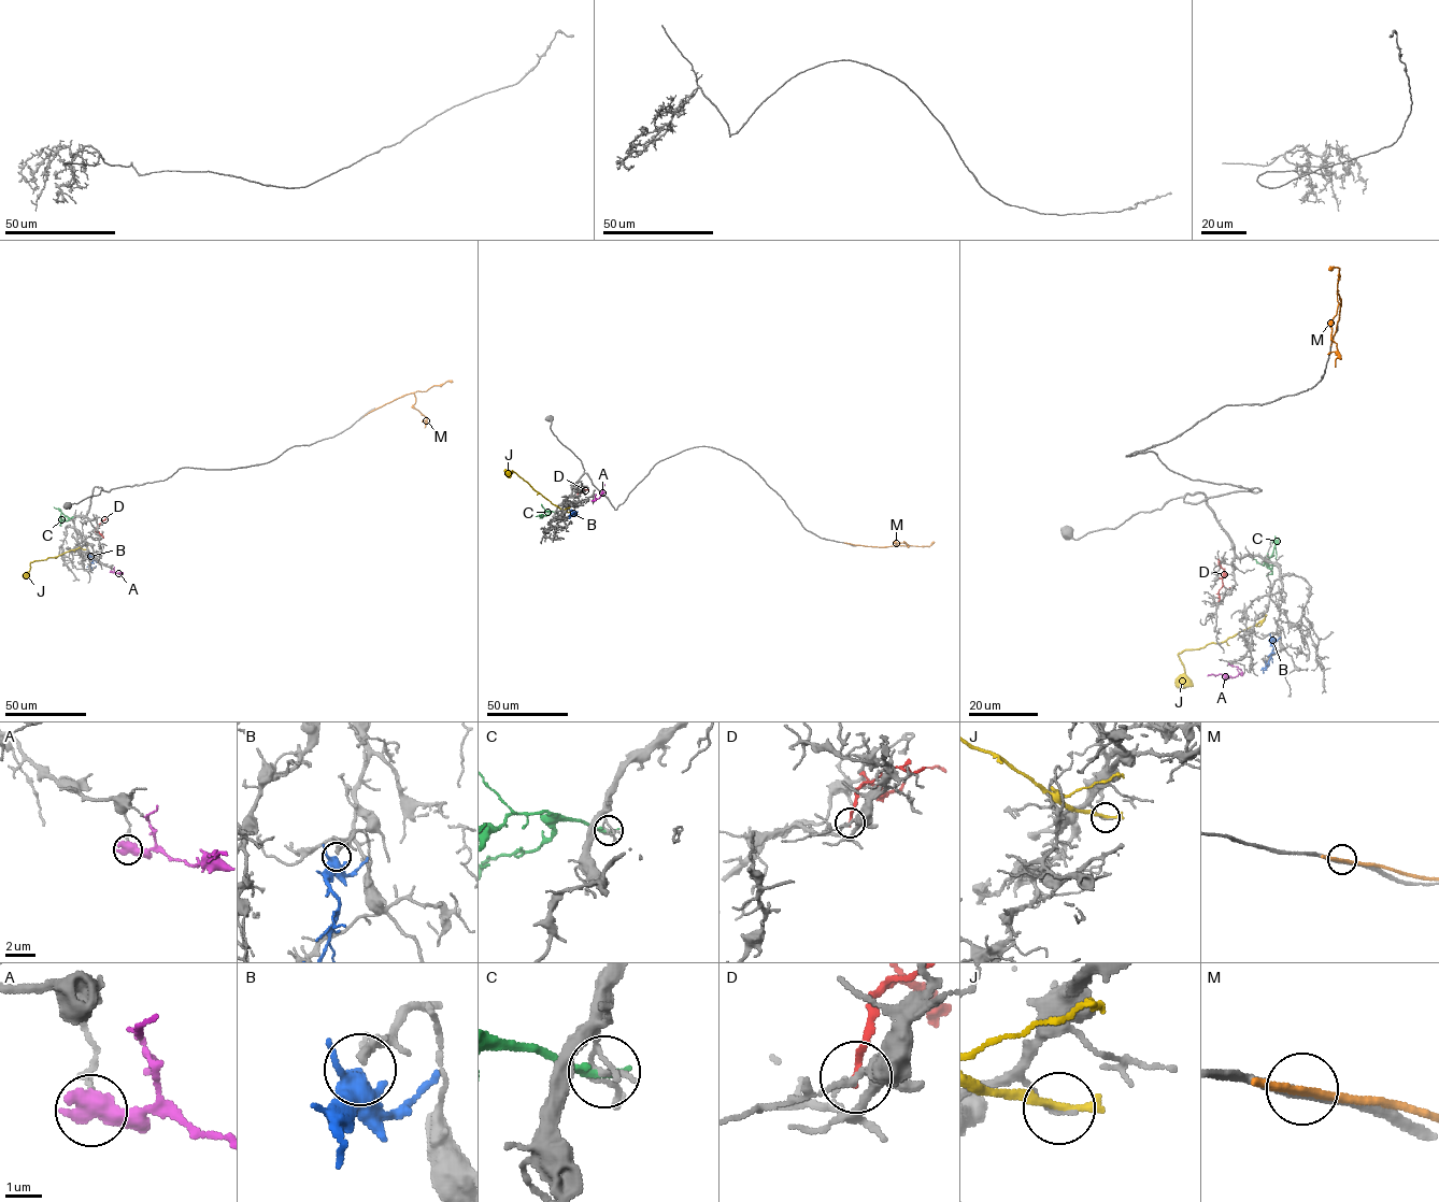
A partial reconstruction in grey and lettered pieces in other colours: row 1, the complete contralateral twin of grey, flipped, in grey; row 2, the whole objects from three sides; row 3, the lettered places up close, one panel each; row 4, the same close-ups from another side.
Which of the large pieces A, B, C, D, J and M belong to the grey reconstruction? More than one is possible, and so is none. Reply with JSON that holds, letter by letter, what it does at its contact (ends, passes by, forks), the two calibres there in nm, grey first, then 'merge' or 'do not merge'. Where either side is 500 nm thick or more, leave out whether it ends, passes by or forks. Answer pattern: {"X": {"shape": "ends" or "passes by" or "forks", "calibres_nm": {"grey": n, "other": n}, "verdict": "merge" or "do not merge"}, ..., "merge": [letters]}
{"A": {"calibres_nm": {"grey": 120, "other": 700}, "verdict": "do not merge"}, "B": {"shape": "forks", "calibres_nm": {"grey": 240, "other": 320}, "verdict": "merge"}, "C": {"shape": "passes by", "calibres_nm": {"grey": 110, "other": 180}, "verdict": "do not merge"}, "D": {"shape": "ends", "calibres_nm": {"grey": 280, "other": 160}, "verdict": "do not merge"}, "J": {"shape": "ends", "calibres_nm": {"grey": 150, "other": 280}, "verdict": "do not merge"}, "M": {"shape": "passes by", "calibres_nm": {"grey": 240, "other": 240}, "verdict": "do not merge"}, "merge": ["B"]}

